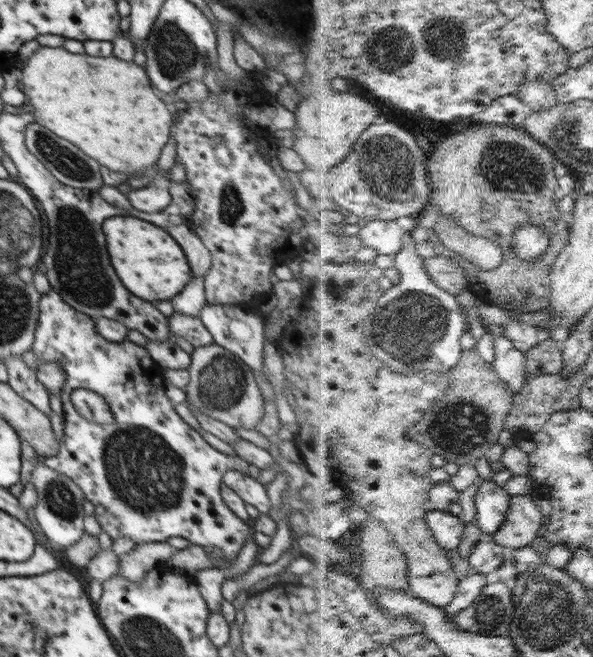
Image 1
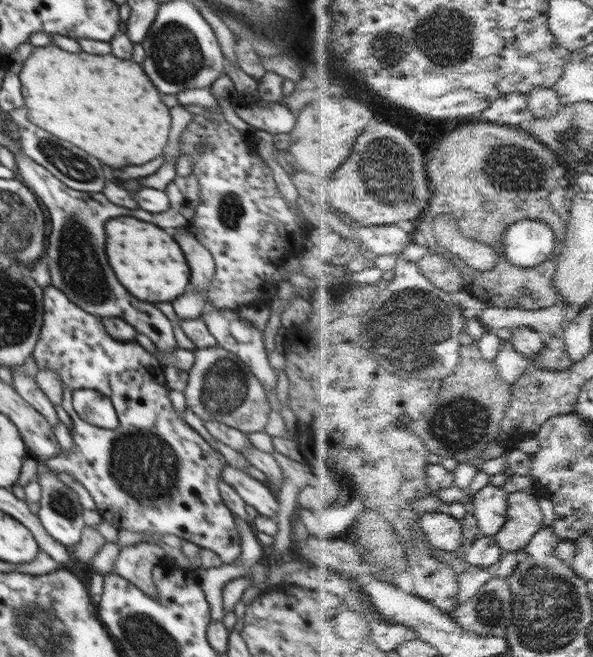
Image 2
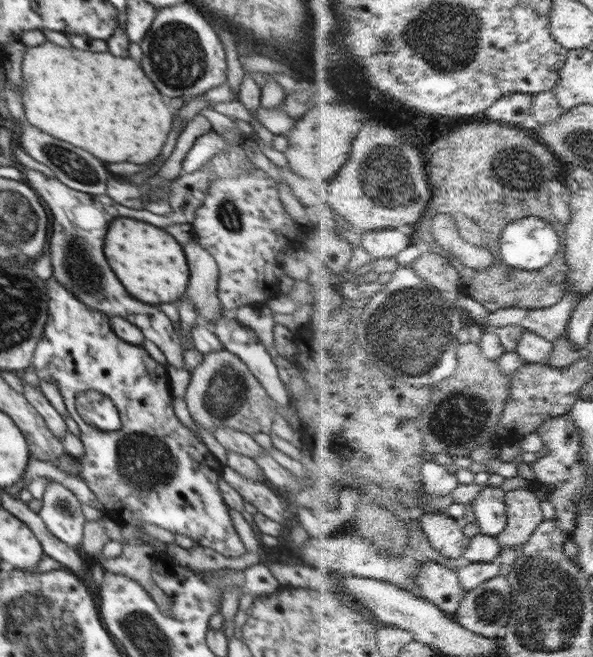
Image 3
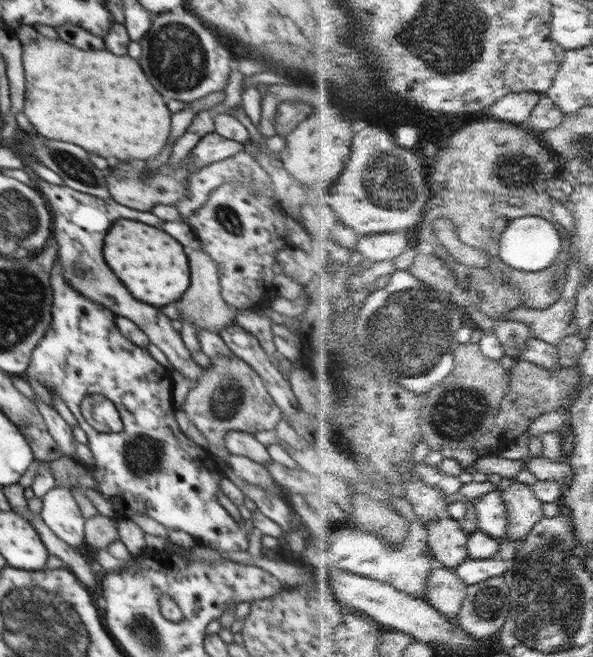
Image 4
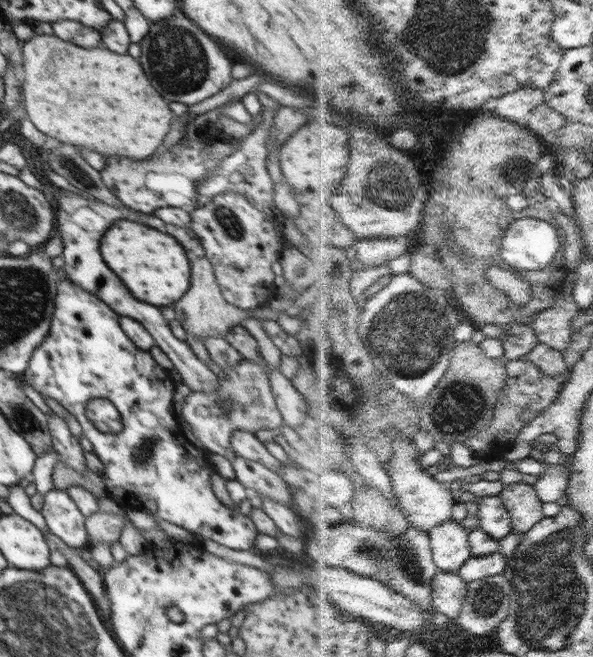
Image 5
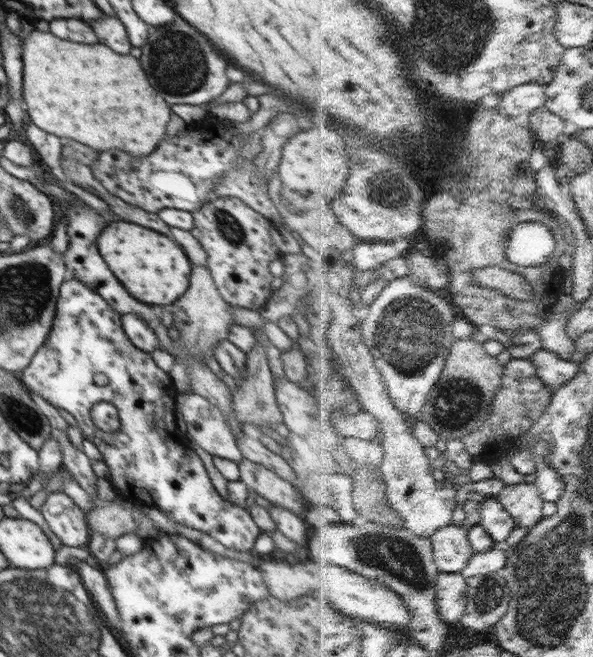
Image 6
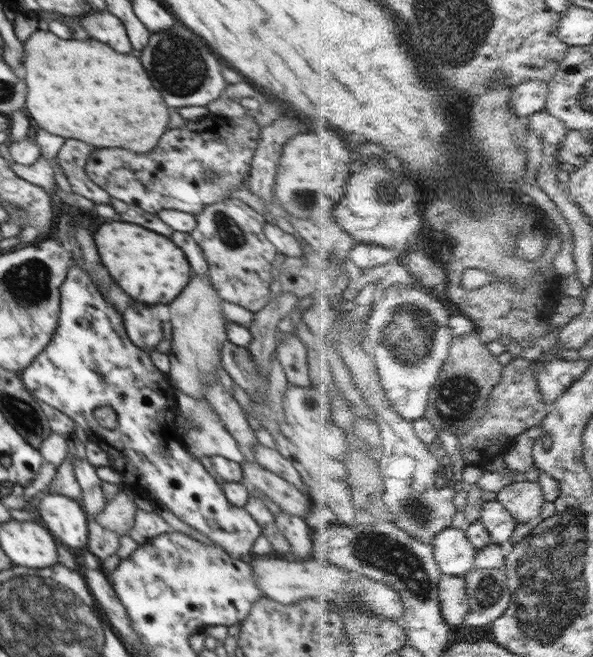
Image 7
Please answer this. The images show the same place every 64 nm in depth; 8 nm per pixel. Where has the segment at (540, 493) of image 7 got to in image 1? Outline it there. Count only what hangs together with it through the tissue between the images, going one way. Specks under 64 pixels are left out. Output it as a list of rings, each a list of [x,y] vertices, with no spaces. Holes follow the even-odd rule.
[[[513,496],[507,522],[493,539],[505,547],[524,549],[540,536],[544,526],[544,512],[536,504],[534,496]]]

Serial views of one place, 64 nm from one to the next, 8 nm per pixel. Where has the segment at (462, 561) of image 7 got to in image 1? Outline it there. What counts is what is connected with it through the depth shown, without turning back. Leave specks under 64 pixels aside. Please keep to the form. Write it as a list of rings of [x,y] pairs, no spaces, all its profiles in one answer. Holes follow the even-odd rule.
[[[450,510],[432,511],[427,514],[427,521],[434,531],[438,542],[447,550],[458,550],[467,535],[467,524],[460,516]]]

